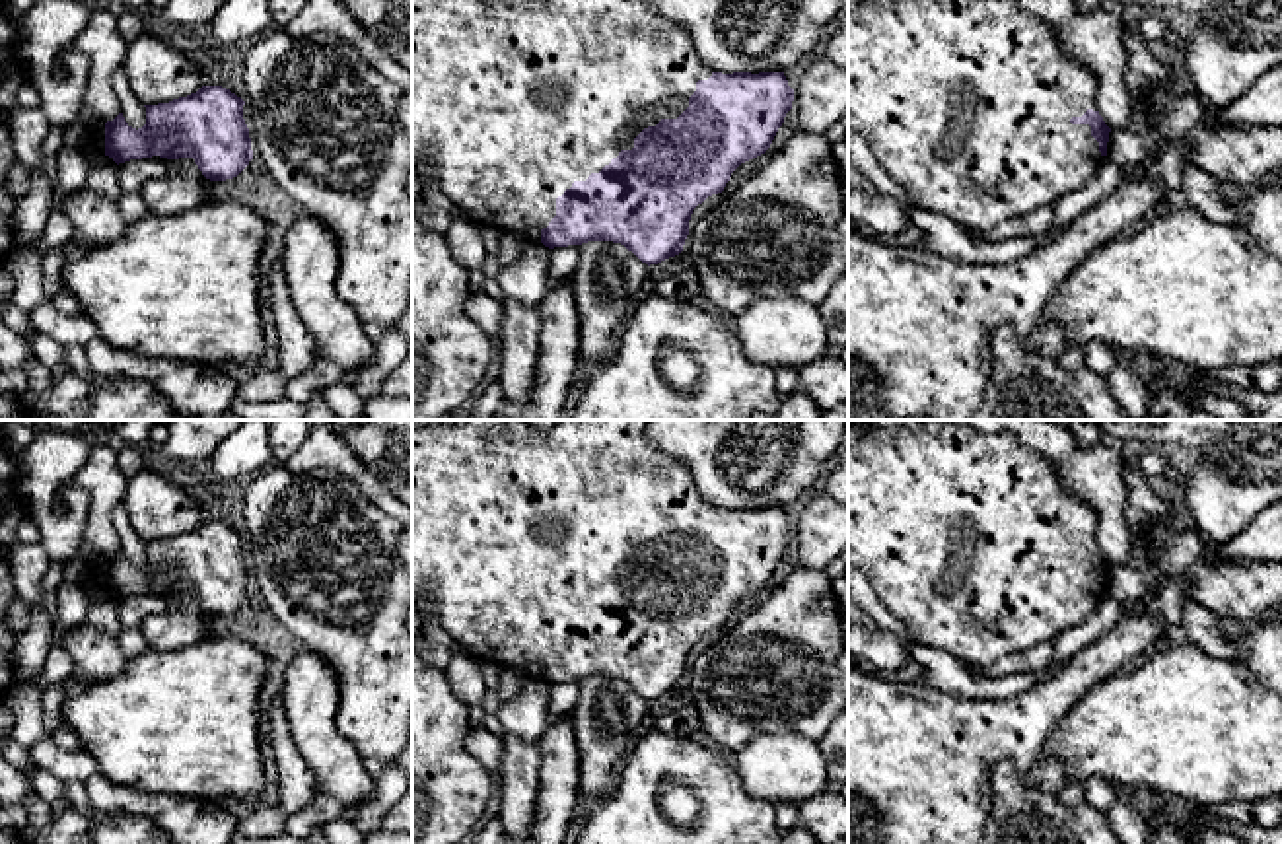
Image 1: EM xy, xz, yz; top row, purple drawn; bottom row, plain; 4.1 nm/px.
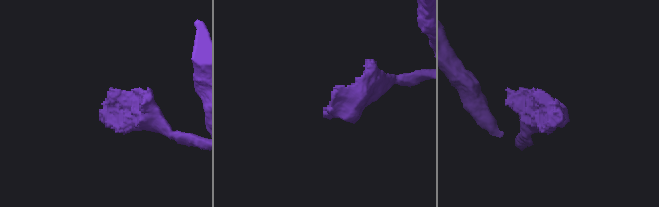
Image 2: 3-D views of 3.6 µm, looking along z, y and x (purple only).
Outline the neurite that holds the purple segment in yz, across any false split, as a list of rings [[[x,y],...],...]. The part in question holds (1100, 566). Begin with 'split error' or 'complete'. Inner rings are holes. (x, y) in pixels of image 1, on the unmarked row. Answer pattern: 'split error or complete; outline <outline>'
split error; outline [[[852,420],[848,424],[848,564],[864,574],[877,599],[910,630],[916,644],[944,650],[965,665],[988,667],[1084,622],[1105,597],[1111,564],[1095,539],[1095,511],[1060,488],[1051,465],[1017,434],[979,432],[945,420]]]

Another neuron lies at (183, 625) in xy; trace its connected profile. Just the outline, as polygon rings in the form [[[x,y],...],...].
[[[193,593],[167,595],[171,609],[144,618],[138,626],[152,650],[175,651],[208,636],[204,611]]]

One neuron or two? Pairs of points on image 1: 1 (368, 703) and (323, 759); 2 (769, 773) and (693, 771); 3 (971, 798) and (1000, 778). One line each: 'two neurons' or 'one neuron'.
1: two neurons
2: two neurons
3: two neurons

